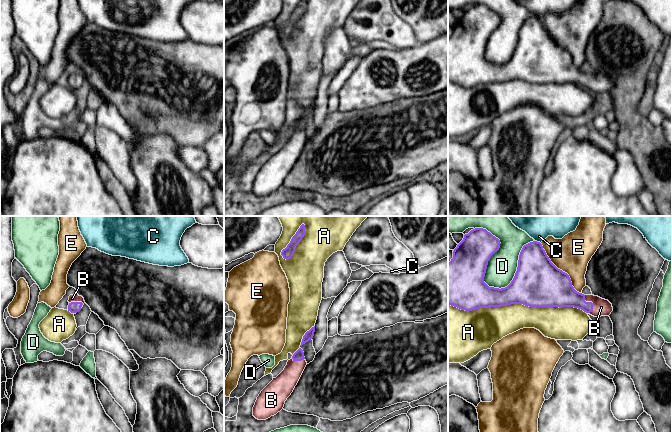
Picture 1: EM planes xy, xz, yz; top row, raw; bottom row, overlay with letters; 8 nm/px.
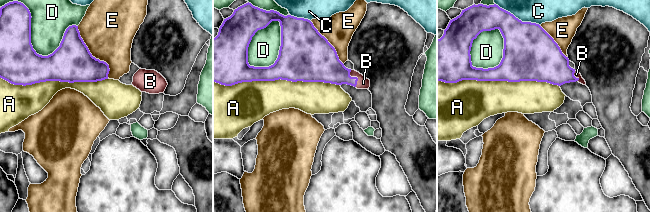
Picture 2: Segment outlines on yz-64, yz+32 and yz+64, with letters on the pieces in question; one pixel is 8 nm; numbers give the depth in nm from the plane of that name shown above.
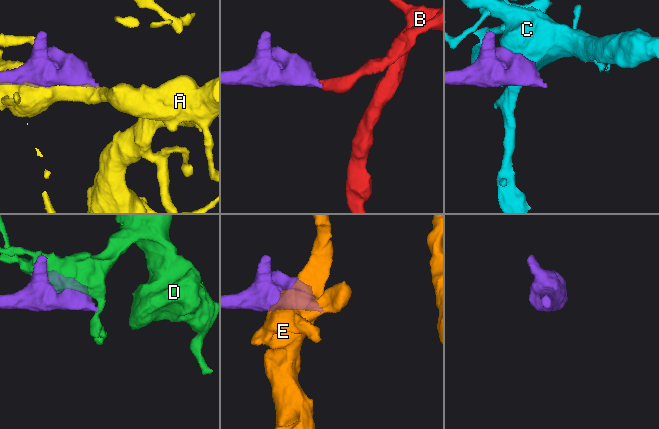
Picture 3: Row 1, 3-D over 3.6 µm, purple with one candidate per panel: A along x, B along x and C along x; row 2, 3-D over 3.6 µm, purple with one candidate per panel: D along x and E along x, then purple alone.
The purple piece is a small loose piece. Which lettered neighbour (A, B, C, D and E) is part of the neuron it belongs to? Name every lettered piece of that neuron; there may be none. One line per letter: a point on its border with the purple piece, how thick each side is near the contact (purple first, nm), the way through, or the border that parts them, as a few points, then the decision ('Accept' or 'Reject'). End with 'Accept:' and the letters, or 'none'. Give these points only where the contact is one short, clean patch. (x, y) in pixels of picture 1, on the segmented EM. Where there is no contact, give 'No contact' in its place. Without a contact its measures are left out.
A: Touches purple at yz (517, 303). Thickness 380 nm (purple) against 260 nm. Reject
B: Touches purple at yz (591, 302). Thickness 220 nm (purple) against 140 nm. Path across: yz (561, 294), (583, 302), (591, 302), (595, 306), (601, 307). Accept
C: Touches purple at yz (538, 242). Thickness 300 nm (purple) against 340 nm. Reject
D: Touches purple at yz (489, 259). Thickness 320 nm (purple) against 240 nm. Reject
E: Touches purple at yz (561, 270). Thickness 380 nm (purple) against 300 nm. Reject
Accept: B

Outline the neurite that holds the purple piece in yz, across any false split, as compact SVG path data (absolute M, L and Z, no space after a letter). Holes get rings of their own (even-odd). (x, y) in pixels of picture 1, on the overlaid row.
M483 228L464 235L448 262L448 305L465 311L511 304L574 307L594 317L609 316L613 311L608 300L577 292L569 275L551 262L537 241L523 246L517 271L507 287L489 287L484 282L488 261L500 244Z

